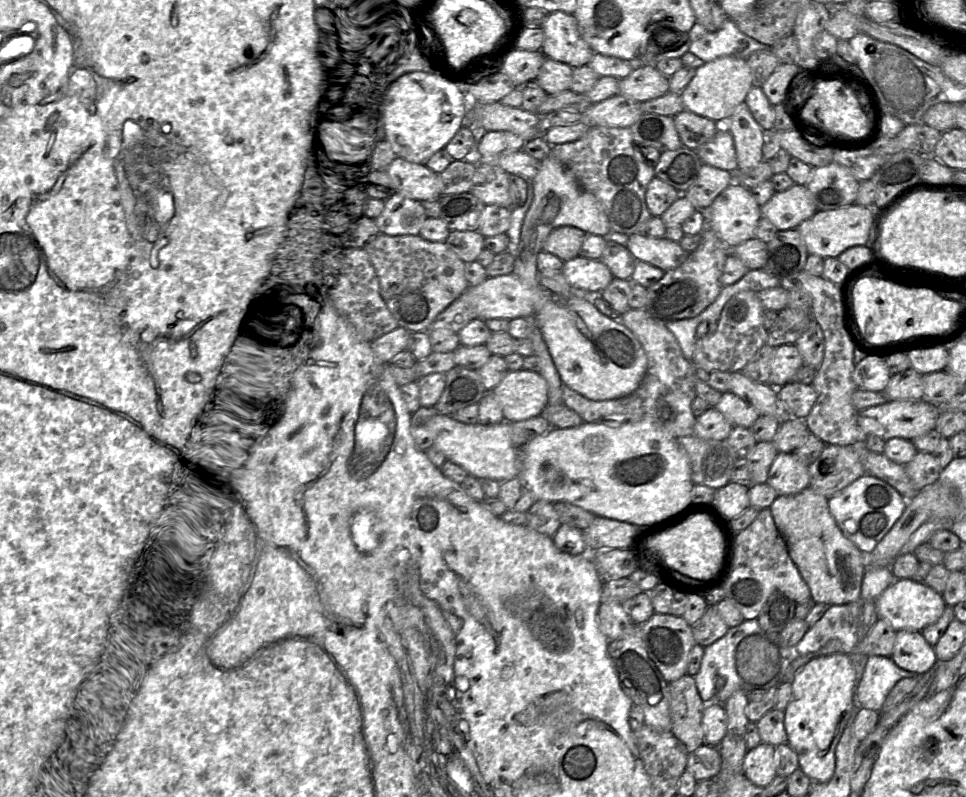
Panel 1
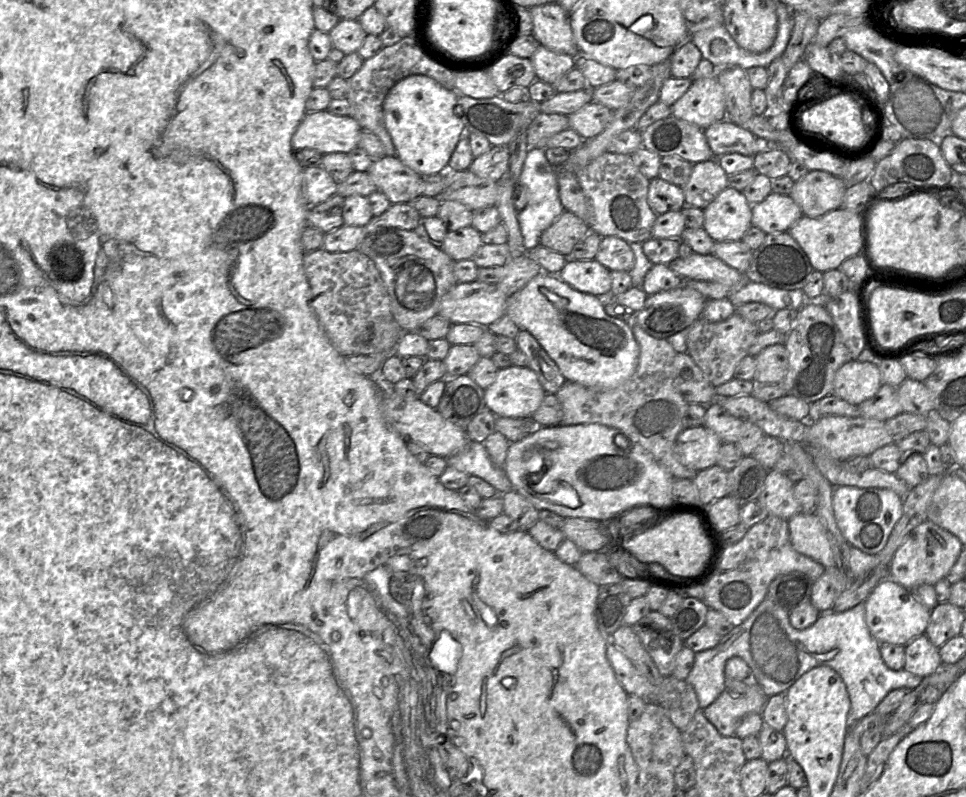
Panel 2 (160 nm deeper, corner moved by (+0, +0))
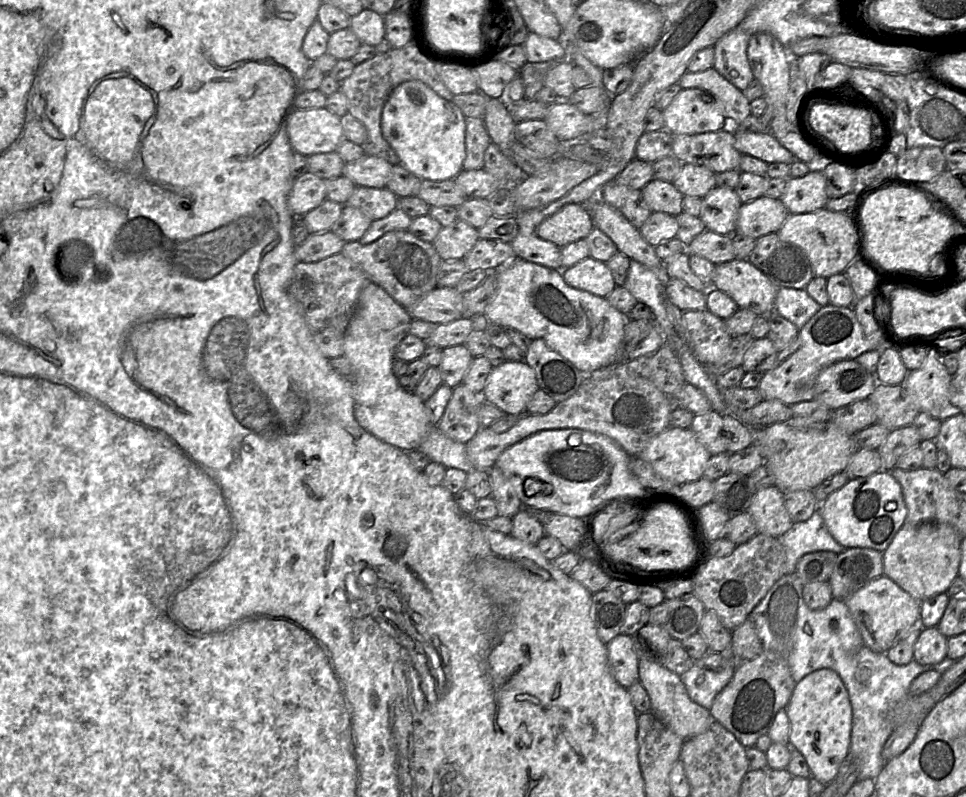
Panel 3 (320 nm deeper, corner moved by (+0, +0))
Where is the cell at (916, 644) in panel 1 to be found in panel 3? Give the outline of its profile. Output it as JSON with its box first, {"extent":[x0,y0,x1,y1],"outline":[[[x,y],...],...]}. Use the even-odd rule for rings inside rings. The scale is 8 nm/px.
{"extent":[913,626,948,665],"outline":[[[936,626],[922,627],[914,644],[913,660],[923,665],[937,664],[947,657],[948,638]]]}

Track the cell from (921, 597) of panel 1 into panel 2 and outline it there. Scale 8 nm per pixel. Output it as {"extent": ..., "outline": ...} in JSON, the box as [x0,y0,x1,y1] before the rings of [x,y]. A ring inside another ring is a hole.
{"extent":[863,578,930,645],"outline":[[[891,578],[882,580],[863,601],[865,621],[872,636],[879,643],[906,645],[925,633],[930,610],[912,593]]]}

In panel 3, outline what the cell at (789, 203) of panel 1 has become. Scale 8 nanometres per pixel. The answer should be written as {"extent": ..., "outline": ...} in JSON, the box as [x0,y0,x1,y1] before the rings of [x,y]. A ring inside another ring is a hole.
{"extent":[736,195,789,238],"outline":[[[766,195],[742,203],[736,224],[736,232],[759,238],[769,233],[777,233],[789,211],[779,198]]]}

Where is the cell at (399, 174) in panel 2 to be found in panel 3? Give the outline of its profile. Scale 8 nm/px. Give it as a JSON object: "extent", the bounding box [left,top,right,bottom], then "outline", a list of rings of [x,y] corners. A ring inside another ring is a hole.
{"extent":[342,154,393,188],"outline":[[[365,154],[356,161],[346,162],[342,175],[356,186],[385,188],[392,168],[393,165],[383,158]]]}

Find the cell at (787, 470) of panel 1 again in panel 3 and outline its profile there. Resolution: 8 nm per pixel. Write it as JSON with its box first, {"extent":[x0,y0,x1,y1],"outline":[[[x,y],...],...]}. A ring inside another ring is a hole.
{"extent":[748,486,794,537],"outline":[[[776,486],[756,491],[748,512],[756,524],[757,532],[779,537],[791,528],[794,521],[785,507],[784,497],[785,493]]]}

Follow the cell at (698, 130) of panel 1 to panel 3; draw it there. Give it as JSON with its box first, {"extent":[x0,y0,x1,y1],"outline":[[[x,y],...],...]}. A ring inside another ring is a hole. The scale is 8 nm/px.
{"extent":[734,131,794,164],"outline":[[[734,131],[735,147],[741,154],[748,154],[767,163],[791,164],[794,155],[770,132]]]}

